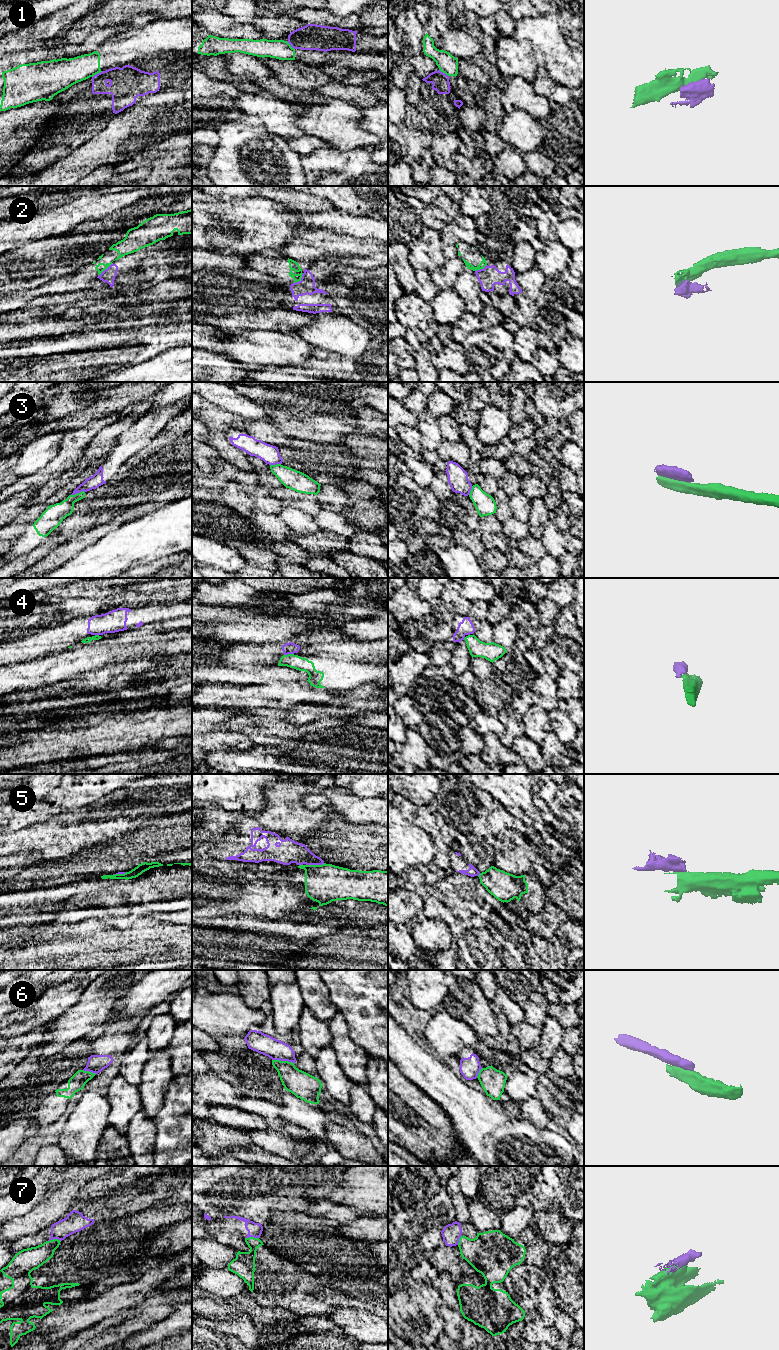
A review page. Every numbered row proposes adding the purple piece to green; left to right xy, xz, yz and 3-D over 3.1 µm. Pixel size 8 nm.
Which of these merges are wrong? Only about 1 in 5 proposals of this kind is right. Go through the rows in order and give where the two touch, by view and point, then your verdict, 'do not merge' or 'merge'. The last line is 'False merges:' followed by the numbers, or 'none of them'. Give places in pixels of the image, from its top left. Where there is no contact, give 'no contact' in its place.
1: contact xy (97, 73); do not merge
2: contact xz (299, 280); do not merge
3: contact xy (77, 493); do not merge
4: contact xz (288, 654); do not merge
5: contact xz (315, 865); do not merge
6: contact xz (283, 1061); do not merge
7: contact xz (251, 1237); do not merge
False merges: 1, 2, 3, 4, 5, 6, 7

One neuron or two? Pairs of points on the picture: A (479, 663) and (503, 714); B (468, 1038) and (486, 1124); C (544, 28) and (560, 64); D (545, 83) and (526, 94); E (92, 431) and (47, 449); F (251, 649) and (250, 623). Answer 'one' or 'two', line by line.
A: one
B: two
C: one
D: two
E: two
F: two

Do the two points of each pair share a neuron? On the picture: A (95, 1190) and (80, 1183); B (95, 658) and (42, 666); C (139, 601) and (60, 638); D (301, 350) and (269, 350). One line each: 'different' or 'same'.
A: different
B: same
C: different
D: same

